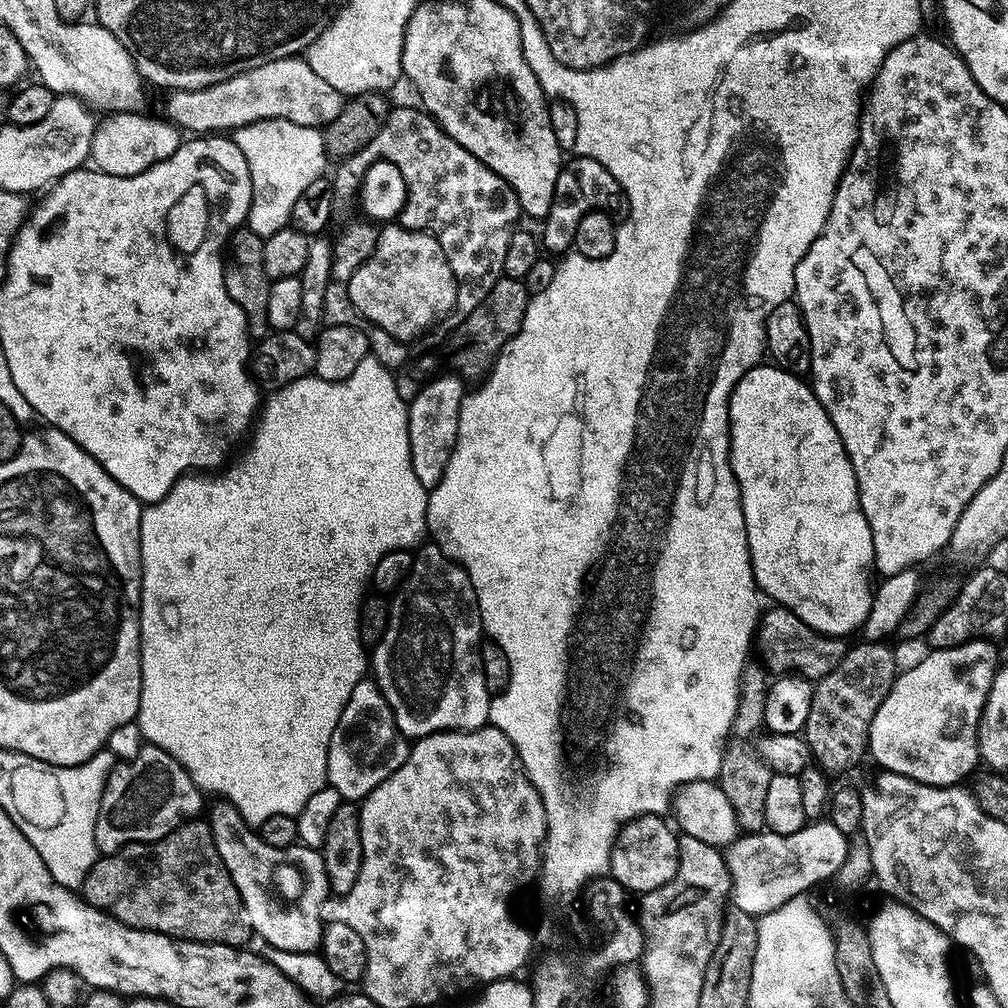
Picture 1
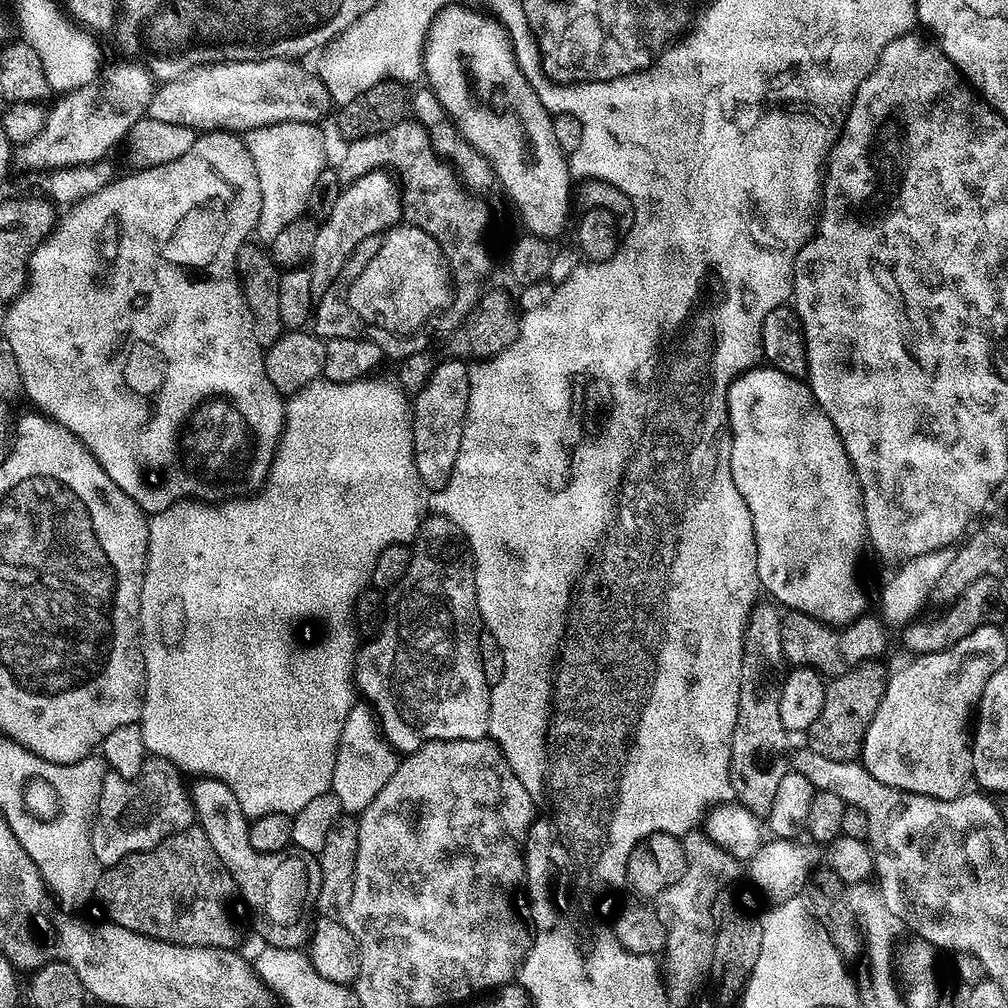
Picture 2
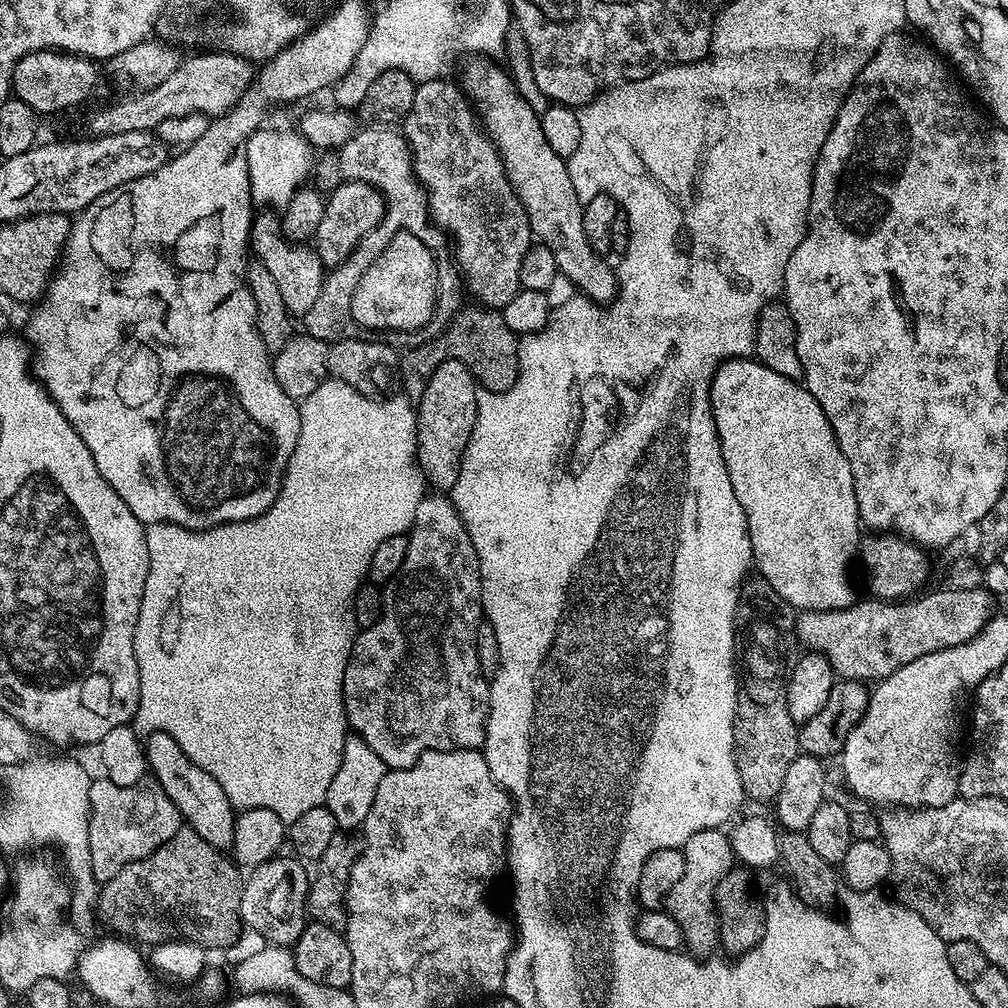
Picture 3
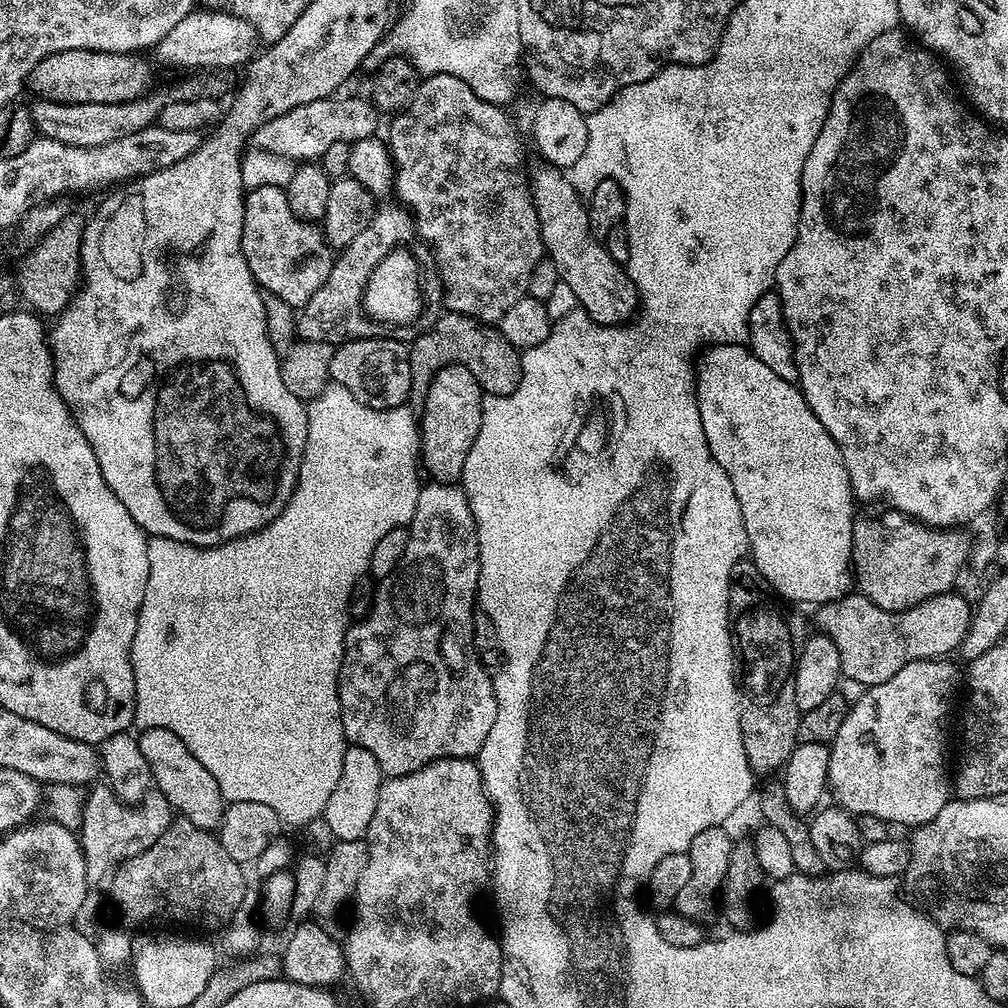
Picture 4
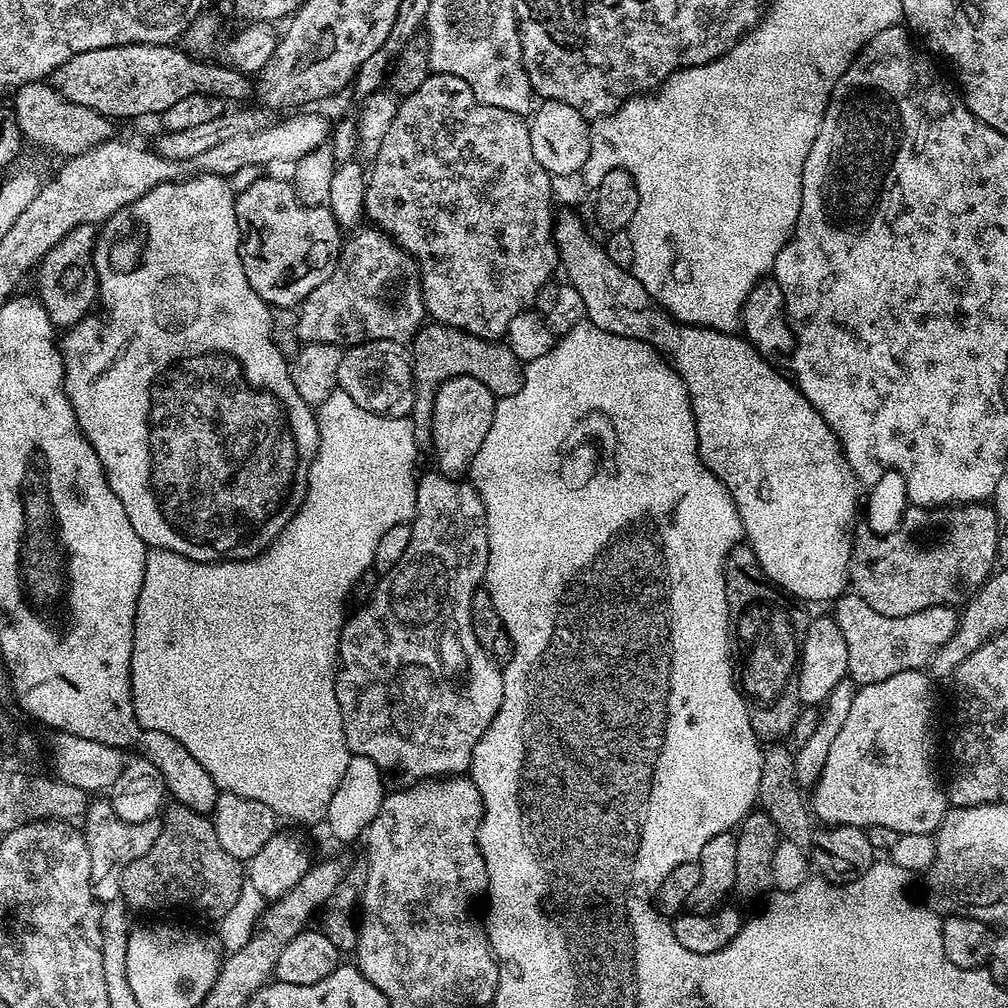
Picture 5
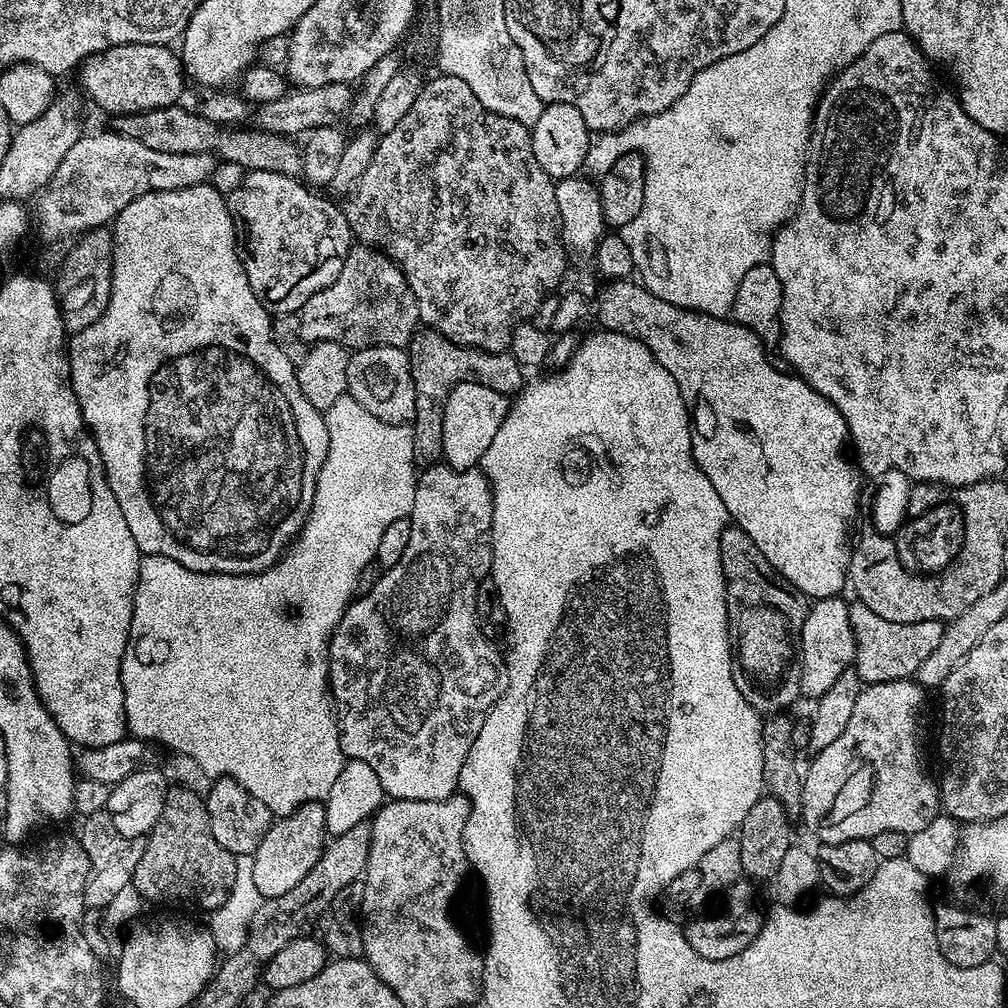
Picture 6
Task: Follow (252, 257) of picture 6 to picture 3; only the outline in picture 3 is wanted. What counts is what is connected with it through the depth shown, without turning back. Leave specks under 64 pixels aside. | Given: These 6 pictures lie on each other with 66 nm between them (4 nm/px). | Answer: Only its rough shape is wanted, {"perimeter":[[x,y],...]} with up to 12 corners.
{"perimeter":[[257,215],[250,248],[274,276],[288,311],[318,302],[326,269],[316,249]]}

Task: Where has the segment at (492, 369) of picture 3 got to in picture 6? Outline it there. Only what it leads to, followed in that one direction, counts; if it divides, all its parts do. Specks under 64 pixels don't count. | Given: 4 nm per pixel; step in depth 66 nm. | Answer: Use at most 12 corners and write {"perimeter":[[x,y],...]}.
{"perimeter":[[421,327],[406,345],[414,384],[467,380],[516,394],[511,351],[468,348]]}

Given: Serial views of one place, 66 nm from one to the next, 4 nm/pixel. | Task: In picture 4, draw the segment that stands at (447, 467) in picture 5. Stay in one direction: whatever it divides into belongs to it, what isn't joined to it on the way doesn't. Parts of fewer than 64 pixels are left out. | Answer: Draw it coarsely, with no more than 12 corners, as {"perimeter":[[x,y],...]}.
{"perimeter":[[451,364],[419,413],[422,468],[456,484],[482,426],[484,389]]}

